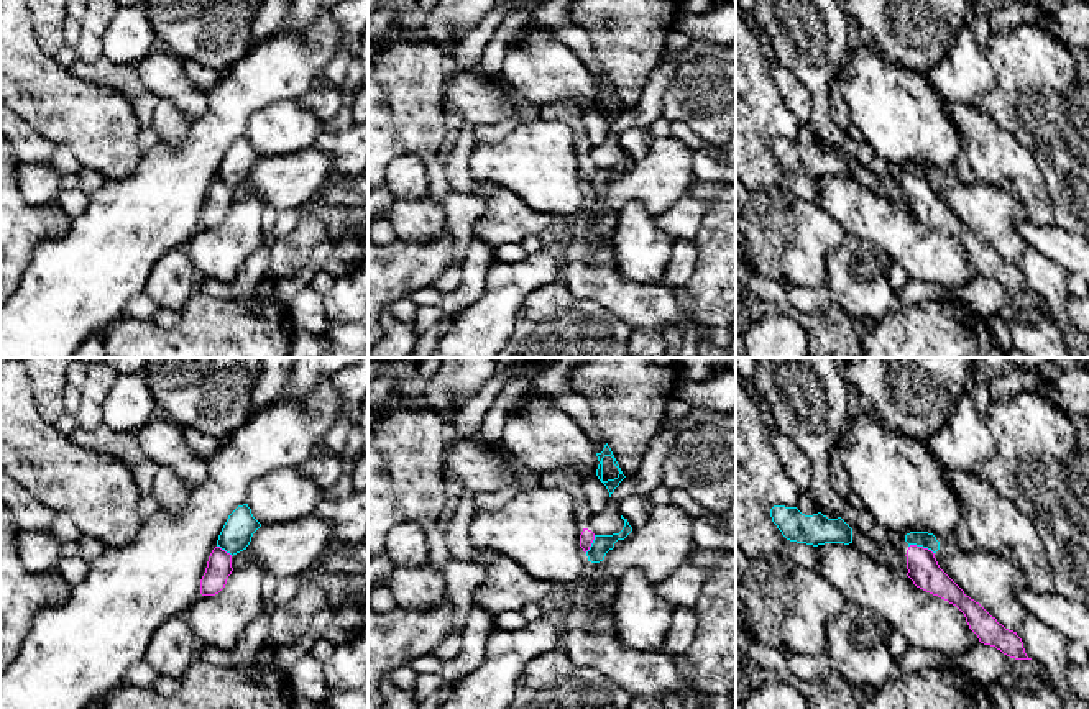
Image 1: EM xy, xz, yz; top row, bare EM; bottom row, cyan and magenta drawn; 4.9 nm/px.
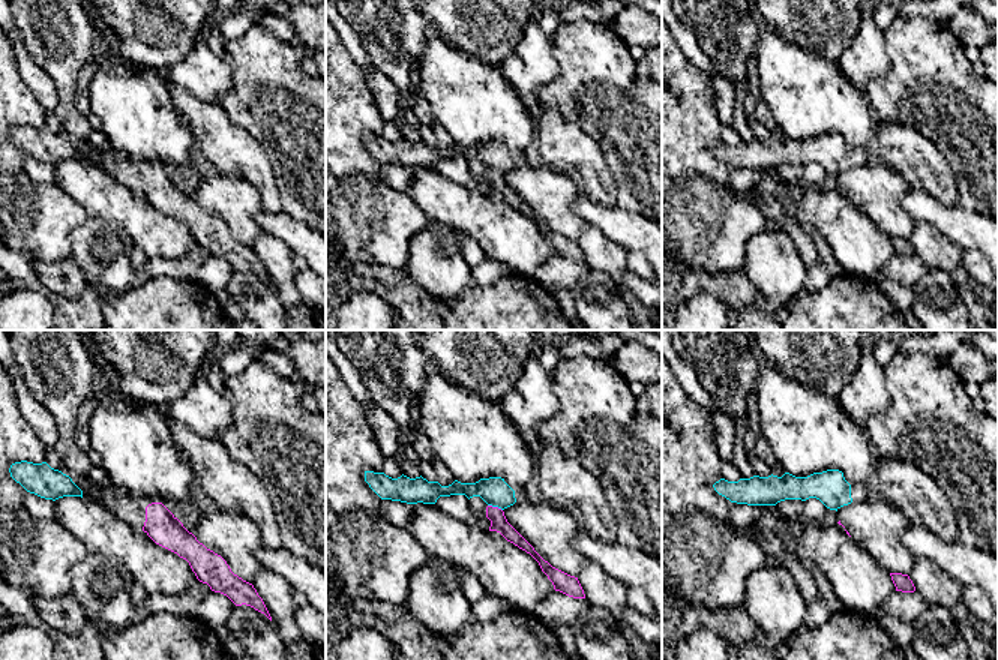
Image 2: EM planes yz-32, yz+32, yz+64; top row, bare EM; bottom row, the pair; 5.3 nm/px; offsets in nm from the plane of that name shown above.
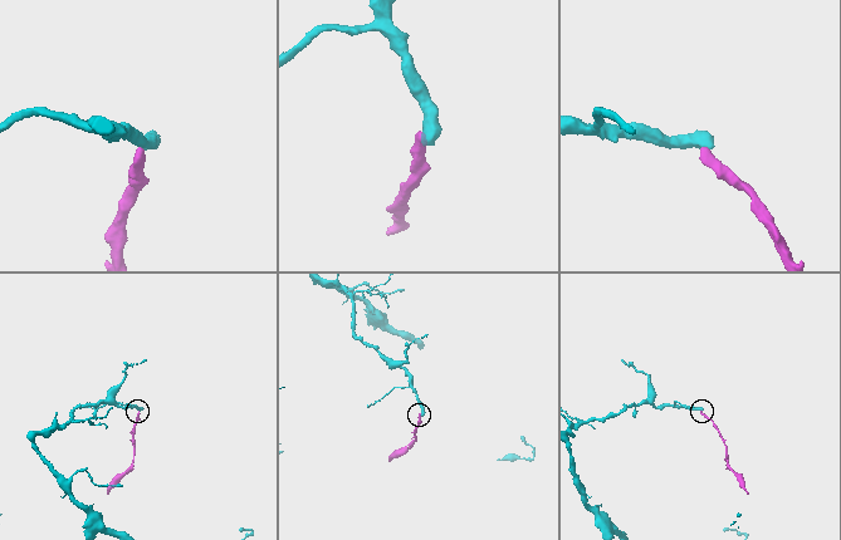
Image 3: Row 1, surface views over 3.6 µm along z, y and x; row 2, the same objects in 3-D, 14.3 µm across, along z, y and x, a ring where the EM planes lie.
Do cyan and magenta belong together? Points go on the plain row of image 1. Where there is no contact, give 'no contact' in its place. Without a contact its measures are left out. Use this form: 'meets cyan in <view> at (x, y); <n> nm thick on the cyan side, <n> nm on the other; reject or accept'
meets cyan in yz at (922, 178); 80 nm thick on the cyan side, 160 nm on the other; reject

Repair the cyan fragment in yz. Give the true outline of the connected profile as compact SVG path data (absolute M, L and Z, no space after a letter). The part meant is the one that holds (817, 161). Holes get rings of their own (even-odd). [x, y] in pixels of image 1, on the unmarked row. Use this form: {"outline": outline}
{"outline": "M774 138L770 141L772 154L782 167L797 176L852 176L852 161L841 151L828 151L821 144L813 148L802 146L797 140Z"}

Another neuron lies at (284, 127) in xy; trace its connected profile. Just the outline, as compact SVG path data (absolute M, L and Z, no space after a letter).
M278 100L256 112L246 136L261 158L284 156L314 146L320 121L301 100Z

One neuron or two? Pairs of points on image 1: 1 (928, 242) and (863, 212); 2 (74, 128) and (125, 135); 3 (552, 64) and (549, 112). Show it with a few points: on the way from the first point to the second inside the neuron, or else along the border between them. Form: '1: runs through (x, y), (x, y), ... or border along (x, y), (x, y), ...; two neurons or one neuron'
1: runs through (912, 242), (879, 220); one neuron
2: runs through (87, 128), (101, 128), (112, 135); one neuron
3: border along (539, 107), (572, 99), (583, 112); two neurons

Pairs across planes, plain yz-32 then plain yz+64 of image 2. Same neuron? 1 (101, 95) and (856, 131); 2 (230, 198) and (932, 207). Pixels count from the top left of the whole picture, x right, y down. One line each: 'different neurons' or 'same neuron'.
1: same neuron
2: different neurons

